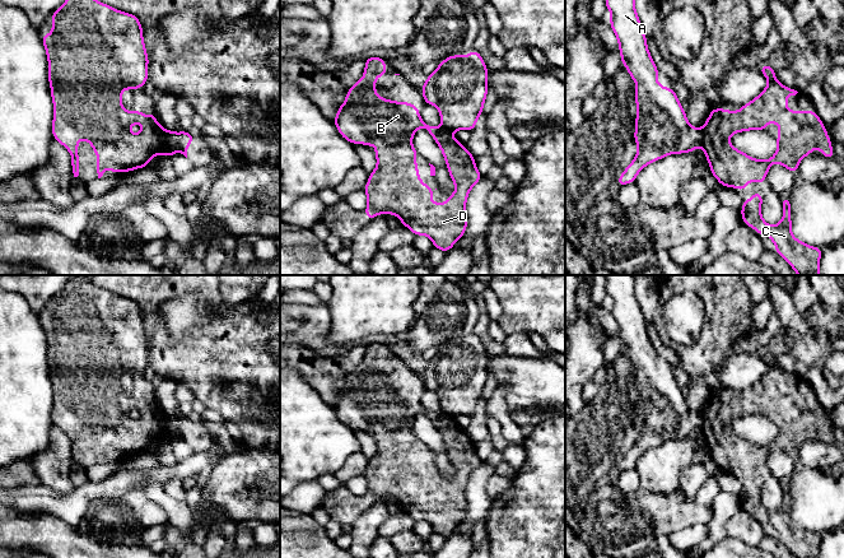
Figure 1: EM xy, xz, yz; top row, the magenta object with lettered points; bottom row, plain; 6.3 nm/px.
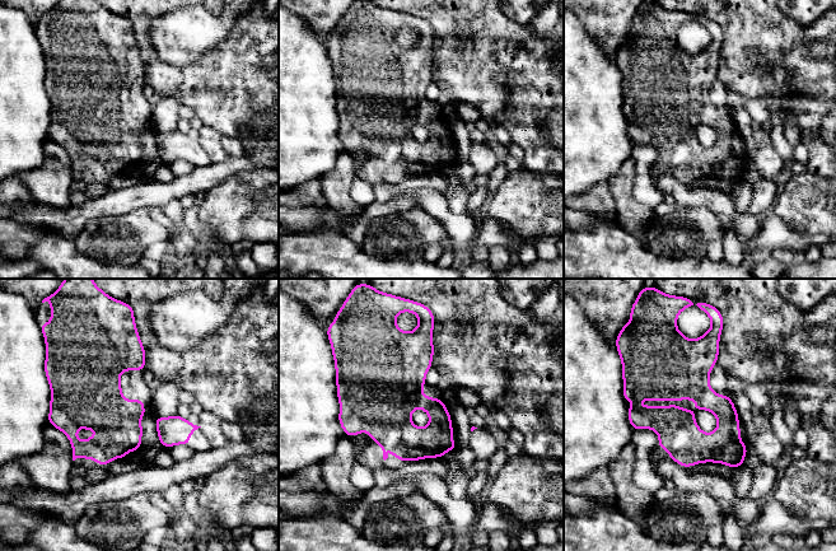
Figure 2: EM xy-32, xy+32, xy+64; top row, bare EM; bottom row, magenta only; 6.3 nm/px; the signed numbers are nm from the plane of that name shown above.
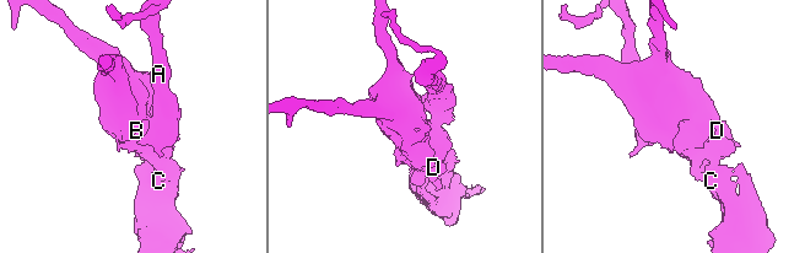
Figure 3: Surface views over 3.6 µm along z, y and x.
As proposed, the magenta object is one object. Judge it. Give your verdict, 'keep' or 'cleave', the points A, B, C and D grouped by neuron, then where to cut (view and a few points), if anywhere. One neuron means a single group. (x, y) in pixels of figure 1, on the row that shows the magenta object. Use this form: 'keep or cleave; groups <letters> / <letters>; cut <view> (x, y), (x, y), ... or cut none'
cleave; groups A / B C D; cut xy (164, 130), (159, 136), (161, 153)

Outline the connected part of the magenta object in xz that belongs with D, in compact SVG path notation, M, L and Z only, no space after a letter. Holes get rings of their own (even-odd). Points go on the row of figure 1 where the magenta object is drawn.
M367 57L364 76L346 92L334 124L351 144L372 147L379 140L386 143L373 148L377 168L370 172L364 187L367 219L370 222L377 214L395 214L415 236L428 236L434 247L447 252L466 232L466 200L482 175L475 166L475 157L448 129L426 125L416 104L383 99L376 93L376 78L388 71L384 61L382 57ZM419 127L433 135L456 185L456 192L447 196L446 204L421 203L423 197L437 199L437 194L421 182L414 161L420 157L411 144Z

